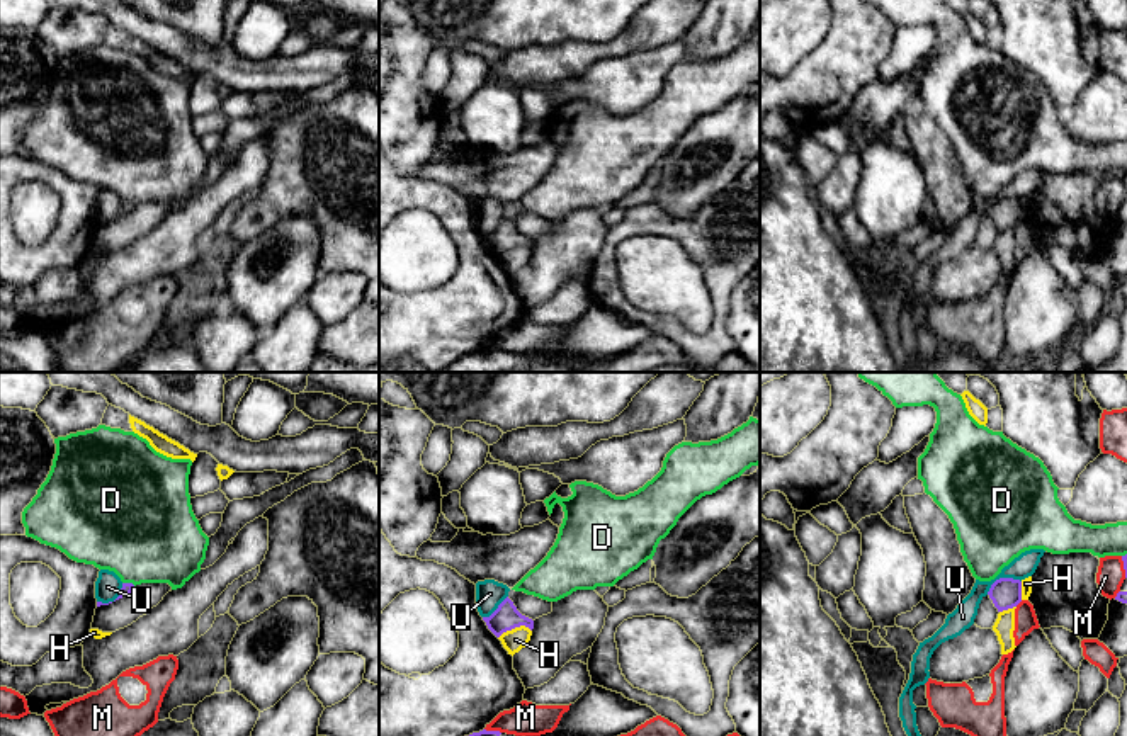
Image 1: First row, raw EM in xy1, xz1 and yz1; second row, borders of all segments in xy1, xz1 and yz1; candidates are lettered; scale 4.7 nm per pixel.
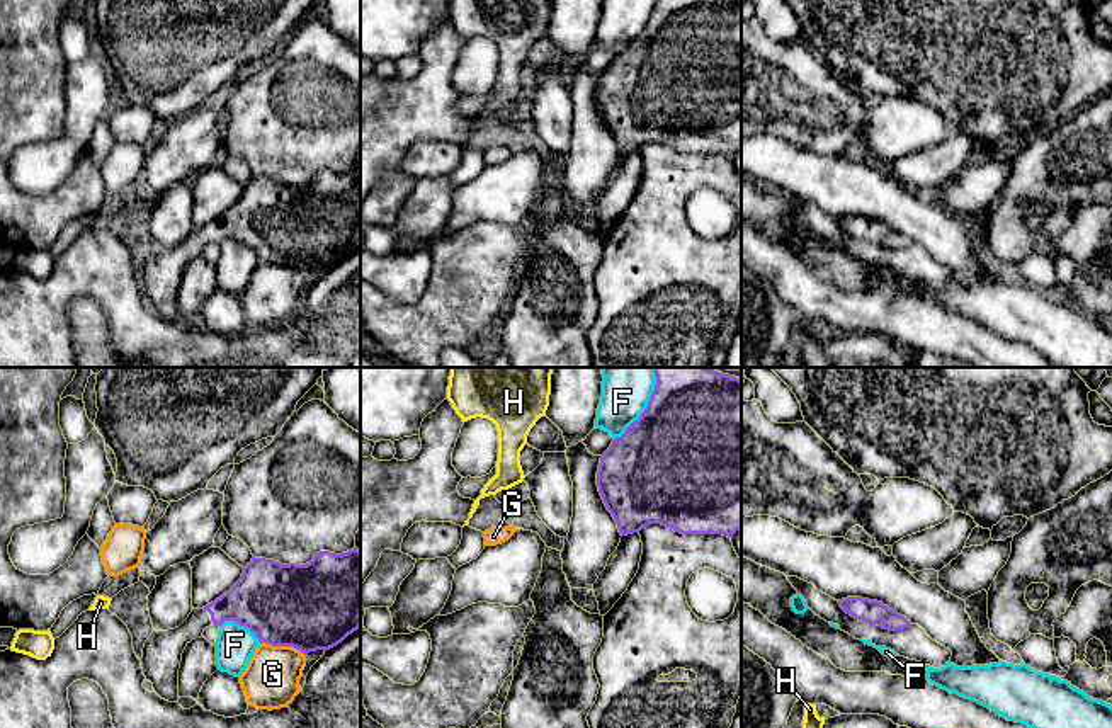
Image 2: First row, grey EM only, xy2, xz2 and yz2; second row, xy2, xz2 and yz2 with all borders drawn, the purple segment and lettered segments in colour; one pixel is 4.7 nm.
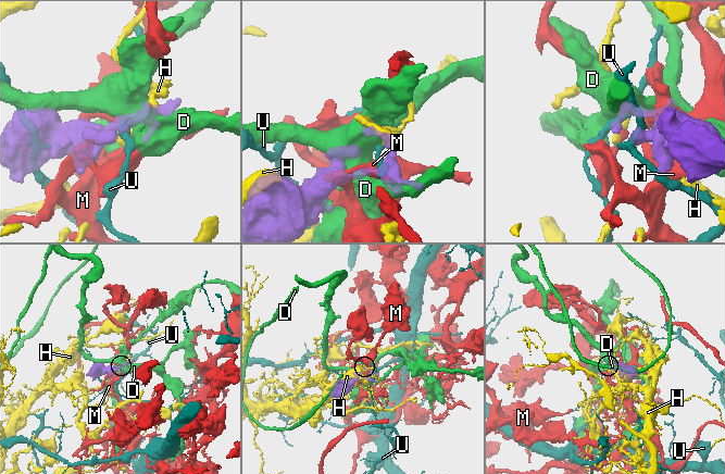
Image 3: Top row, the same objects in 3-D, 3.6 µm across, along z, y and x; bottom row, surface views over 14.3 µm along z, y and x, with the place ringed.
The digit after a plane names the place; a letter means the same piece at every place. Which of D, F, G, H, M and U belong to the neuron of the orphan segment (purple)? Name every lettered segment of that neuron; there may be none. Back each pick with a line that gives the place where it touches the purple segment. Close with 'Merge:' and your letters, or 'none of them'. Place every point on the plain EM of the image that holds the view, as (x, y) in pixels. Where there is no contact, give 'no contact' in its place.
Merge: none of them

